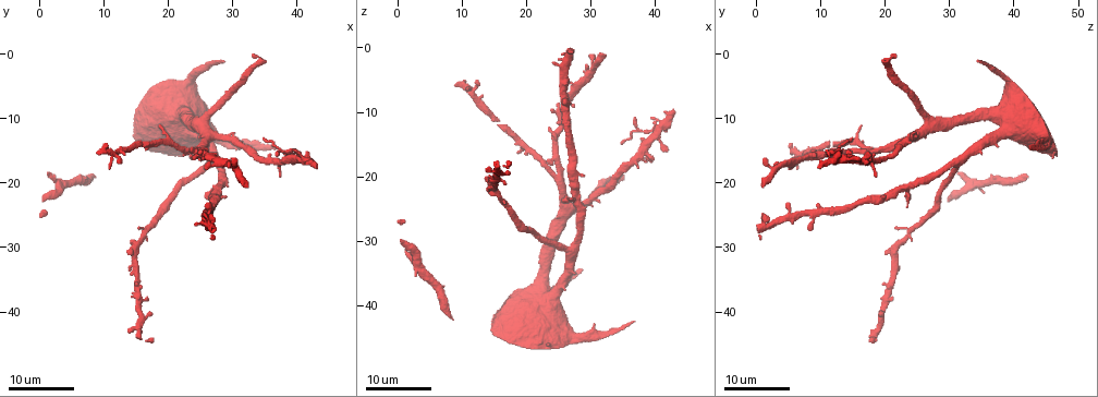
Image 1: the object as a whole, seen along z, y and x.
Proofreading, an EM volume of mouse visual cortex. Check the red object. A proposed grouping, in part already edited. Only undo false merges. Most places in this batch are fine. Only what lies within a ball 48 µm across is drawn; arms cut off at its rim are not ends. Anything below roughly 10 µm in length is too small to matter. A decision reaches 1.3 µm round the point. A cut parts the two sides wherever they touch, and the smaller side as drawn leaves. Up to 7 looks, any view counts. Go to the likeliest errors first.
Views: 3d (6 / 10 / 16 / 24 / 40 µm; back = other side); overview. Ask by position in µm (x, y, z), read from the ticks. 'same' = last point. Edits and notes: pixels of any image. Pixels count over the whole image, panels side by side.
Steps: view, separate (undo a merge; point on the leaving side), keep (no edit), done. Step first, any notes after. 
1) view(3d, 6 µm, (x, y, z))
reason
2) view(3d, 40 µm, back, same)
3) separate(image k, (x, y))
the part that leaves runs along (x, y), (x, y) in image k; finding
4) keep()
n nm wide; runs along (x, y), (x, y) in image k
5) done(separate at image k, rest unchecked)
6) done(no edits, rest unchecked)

view(3d, 24 µm, (26.0, 11.0, 26.5))

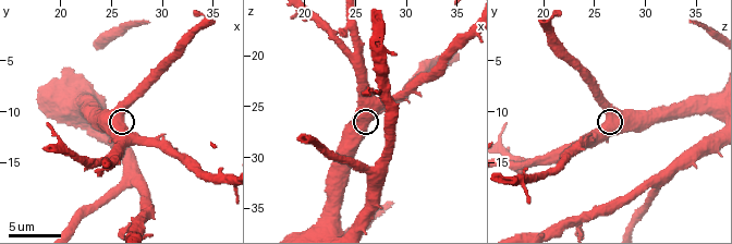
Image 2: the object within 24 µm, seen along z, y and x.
view(3d, 10 µm, (25.8, 10.6, 26.4))

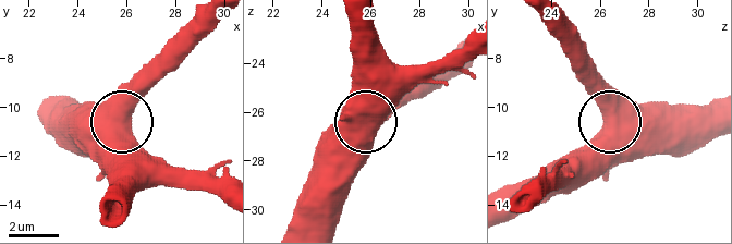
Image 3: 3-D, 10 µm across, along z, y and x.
keep()
continuous, no second neuron

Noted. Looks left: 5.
view(3d, 6 µm, (28.0, 16.6, 30.8))

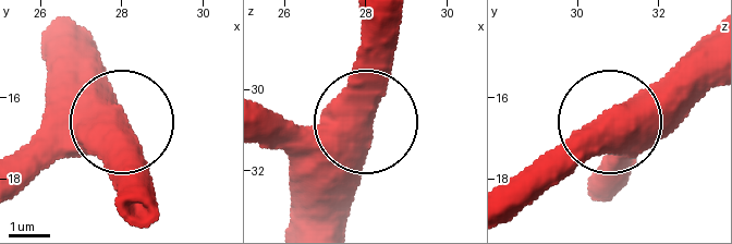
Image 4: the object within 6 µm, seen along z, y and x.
view(3d, 6 µm, back, (27.95, 16.65, 30.65))

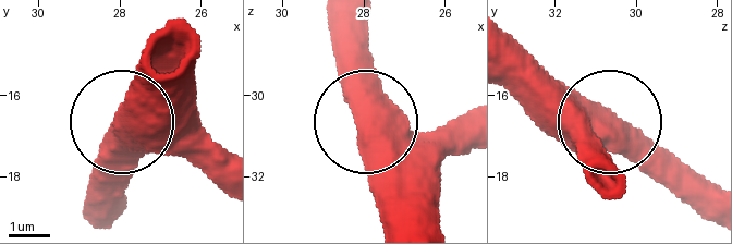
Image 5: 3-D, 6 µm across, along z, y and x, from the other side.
keep()
520 nm wide; runs along (508, 47), (633, 136), (692, 196) in image 5; continuous, no second neuron

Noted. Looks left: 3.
view(3d, 16 µm, (23.2, 15.2, 18.2))
a fork

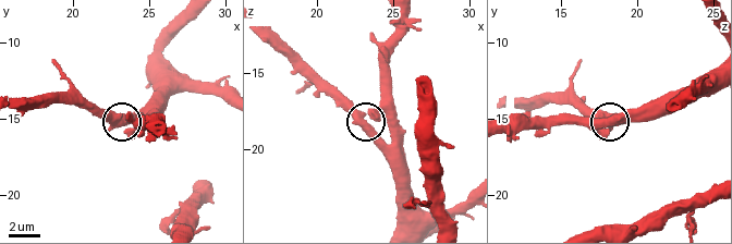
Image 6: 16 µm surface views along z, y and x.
view(3d, 16 µm, back, (23.0, 15.4, 18.0))

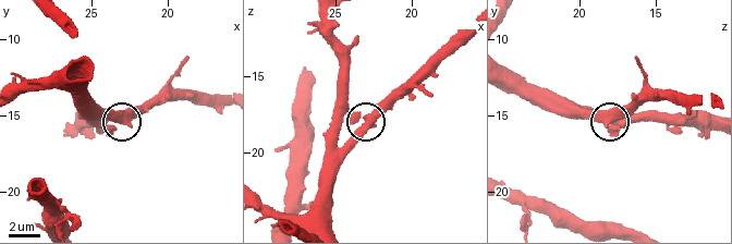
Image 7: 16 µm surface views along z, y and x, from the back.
keep()
runs along (331, 223), (333, 166), (351, 138), (397, 93) in image 7; continuous, no second neuron

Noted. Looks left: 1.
done(no edits, rest unchecked)

